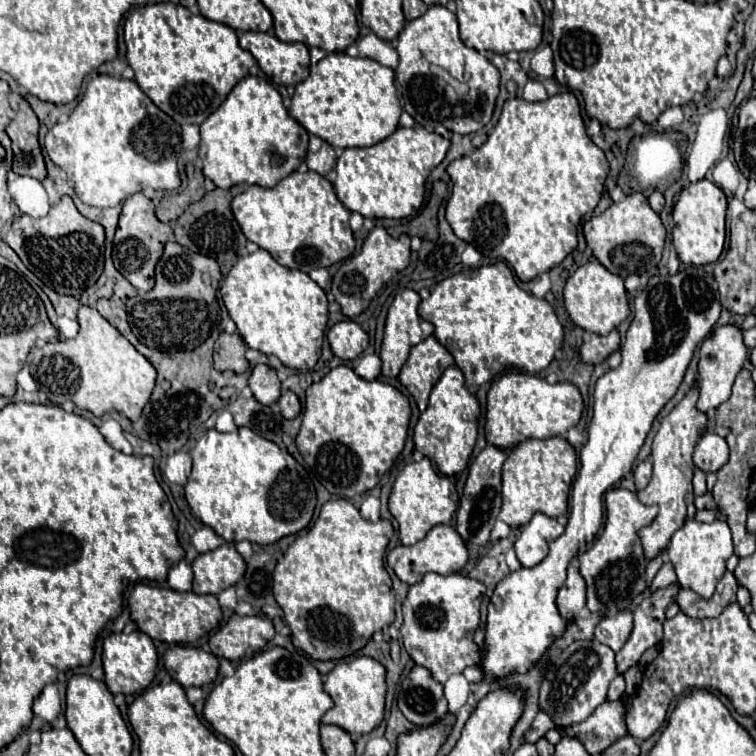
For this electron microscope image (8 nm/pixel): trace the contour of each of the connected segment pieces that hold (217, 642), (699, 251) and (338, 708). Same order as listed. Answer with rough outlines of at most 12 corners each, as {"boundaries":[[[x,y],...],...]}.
{"boundaries":[[[232,615],[210,637],[210,651],[250,659],[276,635],[258,615]],[[702,179],[674,205],[682,263],[718,261],[726,195]],[[368,655],[326,675],[322,723],[370,733],[384,719],[386,669]]]}

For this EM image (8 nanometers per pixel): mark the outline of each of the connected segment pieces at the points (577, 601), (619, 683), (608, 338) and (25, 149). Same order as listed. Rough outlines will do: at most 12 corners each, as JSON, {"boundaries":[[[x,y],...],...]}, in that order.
{"boundaries":[[[578,559],[568,567],[558,593],[560,615],[570,621],[586,605],[586,583]],[[622,675],[610,683],[608,699],[622,697],[624,677]],[[618,331],[588,335],[580,355],[598,365],[620,345]],[[28,101],[8,125],[12,171],[38,181],[46,165]]]}

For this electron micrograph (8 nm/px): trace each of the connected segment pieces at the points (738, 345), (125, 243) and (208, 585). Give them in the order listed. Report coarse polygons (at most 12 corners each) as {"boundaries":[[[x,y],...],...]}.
{"boundaries":[[[716,327],[700,345],[698,409],[730,397],[748,359],[742,329]],[[142,193],[126,199],[114,235],[114,267],[138,289],[172,233]],[[234,543],[192,561],[194,593],[218,595],[246,571]]]}

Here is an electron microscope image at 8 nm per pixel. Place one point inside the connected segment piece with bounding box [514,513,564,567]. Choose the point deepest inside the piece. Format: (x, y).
(531, 547)

